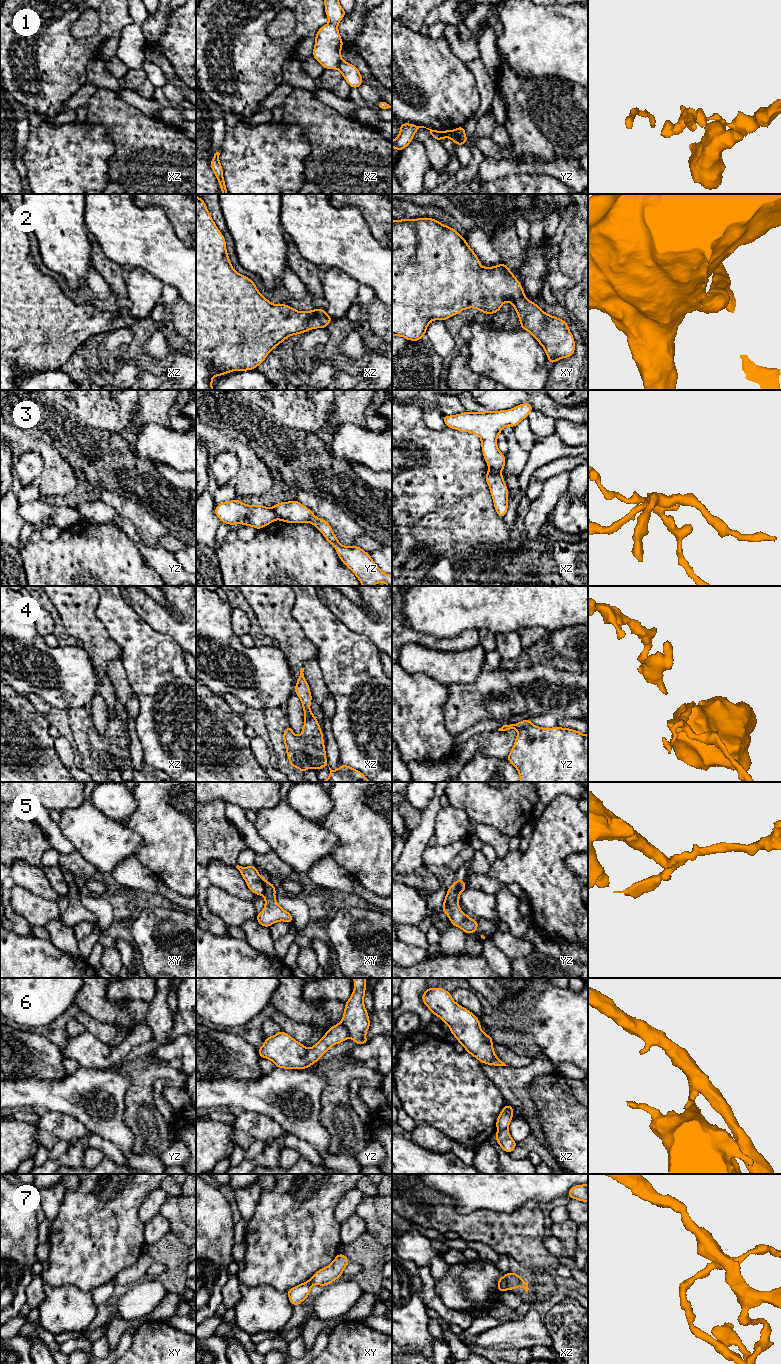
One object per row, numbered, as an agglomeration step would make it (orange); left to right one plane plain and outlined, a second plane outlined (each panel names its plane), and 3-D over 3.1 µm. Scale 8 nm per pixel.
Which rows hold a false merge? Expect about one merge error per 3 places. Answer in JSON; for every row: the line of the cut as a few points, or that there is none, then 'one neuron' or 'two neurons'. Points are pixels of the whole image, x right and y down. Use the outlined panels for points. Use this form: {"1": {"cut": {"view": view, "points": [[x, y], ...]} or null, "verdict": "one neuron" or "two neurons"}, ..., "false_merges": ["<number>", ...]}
{"1": {"cut": {"view": "yz", "points": [[454, 130], [461, 143]]}, "verdict": "two neurons"}, "2": {"cut": null, "verdict": "one neuron"}, "3": {"cut": {"view": "yz", "points": [[272, 507], [277, 518]]}, "verdict": "two neurons"}, "4": {"cut": {"view": "yz", "points": [[531, 724], [522, 727], [518, 731]]}, "verdict": "two neurons"}, "5": {"cut": {"view": "xy", "points": [[266, 881], [262, 894]]}, "verdict": "two neurons"}, "6": {"cut": {"view": "yz", "points": [[340, 1022], [346, 1028], [348, 1036]]}, "verdict": "two neurons"}, "7": {"cut": {"view": "xz", "points": [[504, 1276], [508, 1289]]}, "verdict": "two neurons"}, "false_merges": ["1", "3", "4", "5", "6", "7"]}

